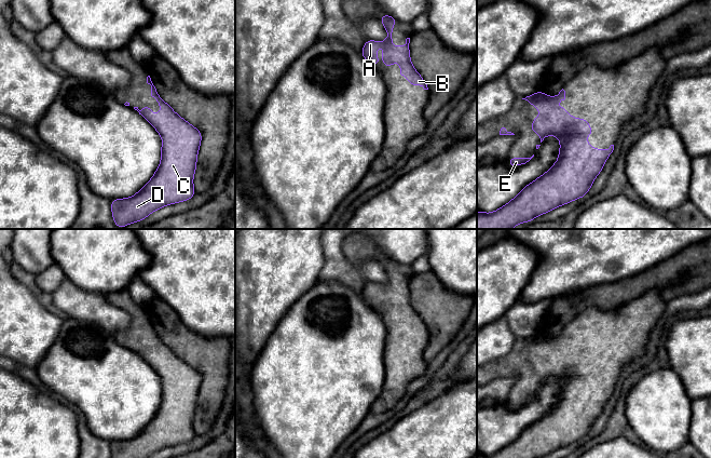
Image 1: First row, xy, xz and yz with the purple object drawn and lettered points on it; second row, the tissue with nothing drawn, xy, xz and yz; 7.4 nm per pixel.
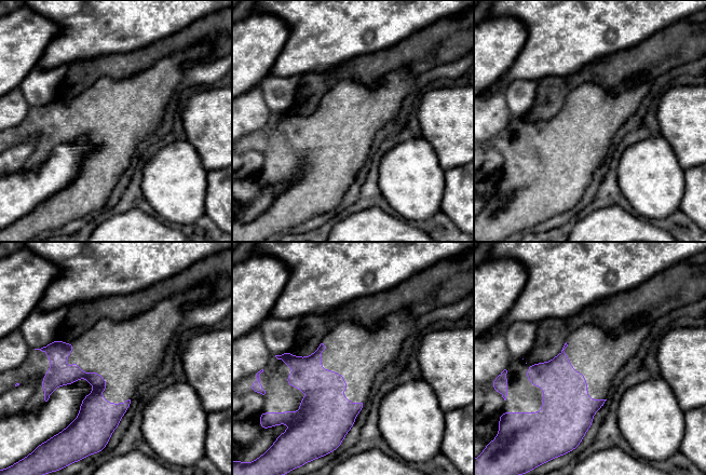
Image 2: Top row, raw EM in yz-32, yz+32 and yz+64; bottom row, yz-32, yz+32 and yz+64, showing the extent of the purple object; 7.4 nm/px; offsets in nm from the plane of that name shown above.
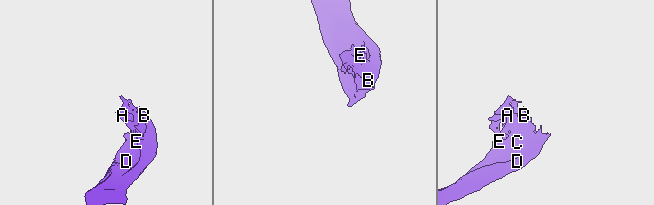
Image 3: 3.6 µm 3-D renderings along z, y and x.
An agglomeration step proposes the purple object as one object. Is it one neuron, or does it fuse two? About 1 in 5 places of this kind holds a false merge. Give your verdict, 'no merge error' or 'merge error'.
no merge error

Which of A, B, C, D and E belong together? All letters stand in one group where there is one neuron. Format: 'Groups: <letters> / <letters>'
Groups: A B C D E

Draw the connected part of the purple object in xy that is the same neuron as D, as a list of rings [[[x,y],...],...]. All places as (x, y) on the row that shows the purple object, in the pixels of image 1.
[[[150,76],[147,83],[151,85],[151,96],[160,104],[160,114],[152,114],[150,106],[143,106],[141,110],[134,107],[161,136],[161,163],[152,178],[133,197],[111,200],[113,221],[118,228],[123,228],[132,223],[145,219],[152,212],[174,204],[190,200],[194,197],[193,176],[196,170],[196,160],[202,142],[201,132],[188,121],[178,116],[172,107],[164,102],[153,85]]]

